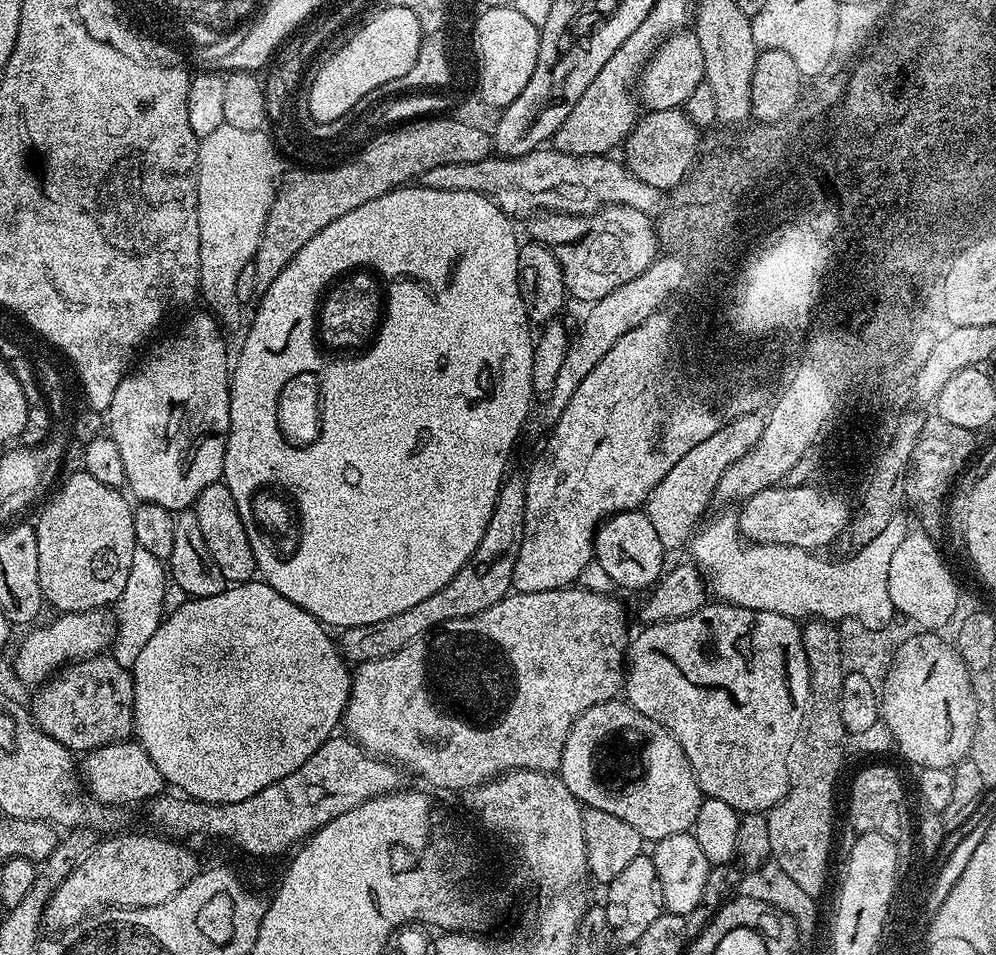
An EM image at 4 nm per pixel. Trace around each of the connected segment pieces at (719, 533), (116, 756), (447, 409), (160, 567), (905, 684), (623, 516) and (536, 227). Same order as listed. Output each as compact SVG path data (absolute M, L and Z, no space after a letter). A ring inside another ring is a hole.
M724 510L721 516L716 516L704 529L691 537L691 559L698 565L701 573L706 577L707 583L716 591L715 599L726 604L737 604L750 610L770 610L774 614L782 614L793 618L809 618L812 614L820 616L864 616L868 624L876 624L876 620L884 620L888 616L888 577L890 577L890 562L894 558L894 550L902 546L908 537L910 525L904 517L903 511L890 518L890 526L870 541L863 541L856 554L849 555L849 564L840 564L840 568L828 568L822 563L823 555L815 551L805 552L794 546L785 544L757 544L742 538L740 522L737 513ZM884 584L884 592L878 590Z
M131 739L119 740L116 744L104 744L87 753L82 760L82 784L85 789L105 806L121 806L120 804L136 804L147 802L165 791L166 781L154 766L150 754L139 742Z
M423 186L395 188L393 192L387 192L378 198L370 198L370 202L362 202L362 206L357 206L355 210L350 210L350 214L342 214L342 218L334 218L334 222L330 222L330 226L322 226L322 230L318 230L318 234L314 234L298 250L298 254L294 254L294 258L290 258L290 262L278 274L278 278L274 278L274 282L270 282L270 286L259 297L260 305L258 305L259 300L255 305L255 308L257 308L256 313L252 316L252 329L245 334L244 345L240 348L240 357L237 360L235 357L234 363L230 368L230 379L228 381L228 389L230 390L230 430L228 431L228 441L226 442L226 458L224 459L222 482L228 487L230 494L234 494L234 506L238 506L238 514L246 526L246 534L250 538L250 550L254 550L256 570L264 583L269 584L274 590L278 590L278 594L282 594L282 598L290 598L290 602L302 606L302 610L309 612L314 619L320 621L321 624L329 629L343 630L354 626L370 626L370 622L382 622L382 618L394 618L394 614L402 614L402 610L410 610L410 606L423 602L425 598L430 598L430 594L438 594L438 590L442 590L442 586L449 584L454 578L454 574L458 574L458 570L462 570L466 566L467 560L471 558L475 550L478 549L478 544L482 542L482 536L485 534L491 516L495 512L495 504L497 498L499 498L500 488L504 484L506 473L509 471L508 459L512 456L512 447L515 446L516 439L519 438L520 431L523 430L524 423L528 420L528 407L531 406L532 400L534 401L531 382L534 332L529 324L525 322L524 308L520 308L520 296L516 296L516 272L521 241L519 239L516 240L516 228L512 224L515 224L513 217L507 216L493 202L490 196L474 194L466 190L430 190ZM351 268L371 269L385 280L385 286L388 288L387 315L389 324L386 325L386 333L380 335L373 342L373 345L370 346L368 356L364 356L364 360L325 362L325 360L320 360L320 356L316 356L316 349L312 348L312 337L315 332L315 310L311 306L310 293L318 282L341 277ZM307 376L316 376L317 382L320 383L320 412L316 412L315 398L308 396L308 384L304 381ZM270 482L271 484L284 484L284 488L292 488L292 492L296 492L296 500L300 500L300 508L304 508L304 548L300 548L300 556L296 556L296 560L291 560L289 564L283 564L281 560L276 560L276 555L272 553L272 544L268 544L265 536L258 535L258 529L254 526L252 515L250 515L250 497L252 497L256 484L269 484Z
M136 547L134 562L130 562L130 578L126 578L126 590L122 590L120 599L114 605L116 635L112 641L110 654L126 669L131 669L132 663L142 654L146 642L154 635L154 630L163 622L166 615L164 595L170 589L166 579L165 561L154 558L150 550Z
M936 634L932 638L911 640L896 656L896 664L891 667L888 688L882 692L881 706L887 715L887 735L896 743L896 748L909 760L921 768L951 768L969 759L971 743L974 740L975 724L978 718L978 702L971 685L970 670L962 662L960 653Z
M647 511L618 512L615 516L609 516L596 530L594 560L602 565L620 588L651 589L665 571L664 557L666 551Z
M610 204L589 216L544 214L536 219L531 221L531 239L547 244L556 255L562 266L564 287L571 299L573 296L576 300L595 302L606 298L606 294L618 286L626 286L626 282L641 276L658 258L653 217L630 206Z

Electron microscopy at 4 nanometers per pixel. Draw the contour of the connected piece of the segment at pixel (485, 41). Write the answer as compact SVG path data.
M515 6L506 8L483 9L475 17L473 32L481 46L484 74L483 83L478 88L481 98L495 110L502 110L526 90L534 66L538 66L538 46L540 45L540 28L530 18L518 14Z

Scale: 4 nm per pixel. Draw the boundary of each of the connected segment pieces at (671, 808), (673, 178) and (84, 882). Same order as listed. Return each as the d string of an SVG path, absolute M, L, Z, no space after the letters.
M620 698L592 706L590 710L586 710L578 717L566 738L566 746L562 750L562 762L558 769L558 775L561 782L566 786L566 790L570 790L570 794L574 794L574 798L579 800L581 805L606 810L606 814L614 814L616 817L622 818L622 822L630 822L630 826L634 826L634 830L638 830L638 834L645 842L655 842L662 838L670 838L670 834L687 832L698 818L702 793L682 746L678 746L678 742L668 732L667 728L663 728L658 722L654 722L654 718L646 718L646 714L634 710L631 704Z
M671 108L661 112L649 111L637 119L628 139L622 145L623 163L627 164L642 182L661 190L671 190L683 183L686 176L693 171L698 160L696 151L700 148L700 136L697 125L693 124L687 111Z
M132 832L129 836L116 835L101 839L91 854L56 887L44 911L43 923L47 927L49 924L56 928L52 930L63 930L79 925L81 920L88 919L89 910L158 906L174 898L186 882L202 871L199 858L175 839L159 840L140 832Z

